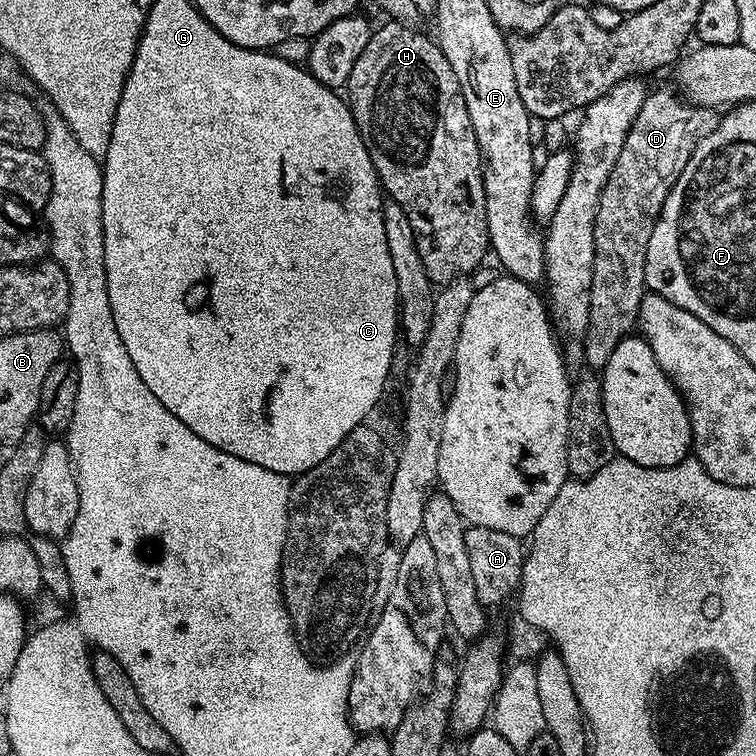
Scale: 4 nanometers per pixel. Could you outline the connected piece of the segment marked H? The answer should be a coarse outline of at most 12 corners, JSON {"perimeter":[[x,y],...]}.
{"perimeter":[[389,19],[346,103],[433,282],[489,251],[460,86]]}

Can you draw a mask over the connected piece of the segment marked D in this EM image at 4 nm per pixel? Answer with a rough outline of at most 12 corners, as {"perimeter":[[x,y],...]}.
{"perimeter":[[654,96],[598,202],[584,352],[646,295],[654,214],[721,113]]}

